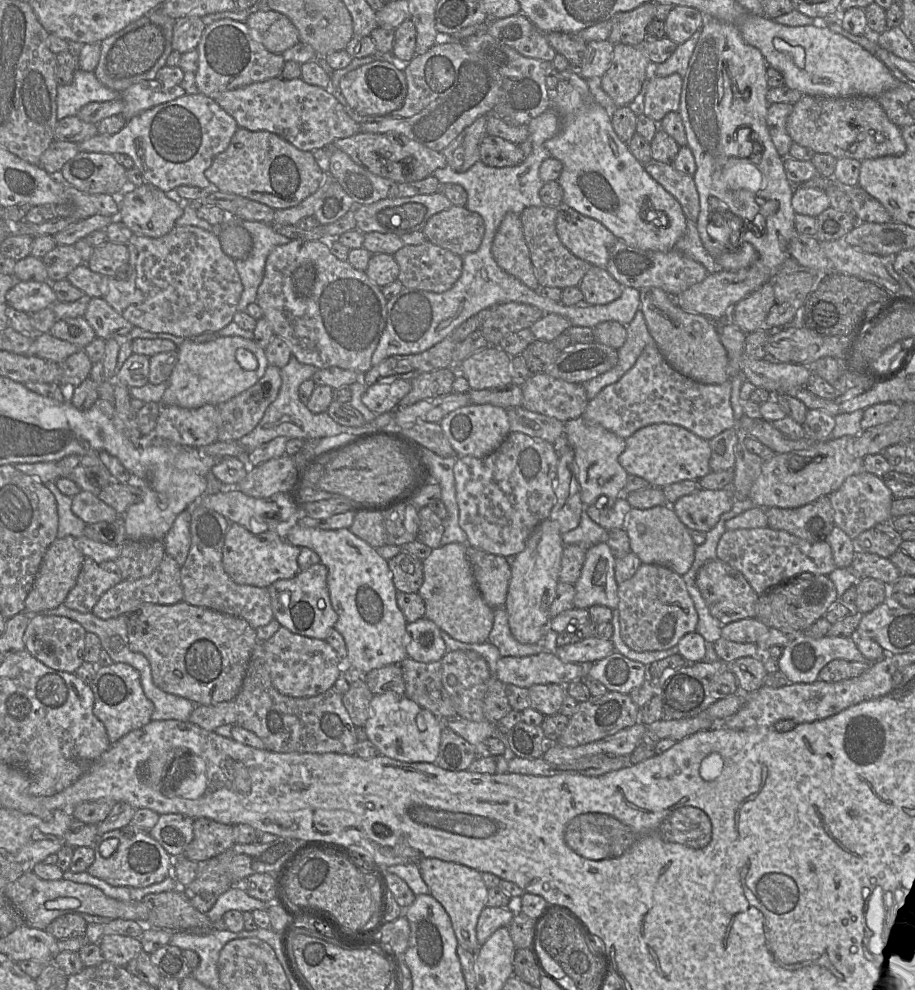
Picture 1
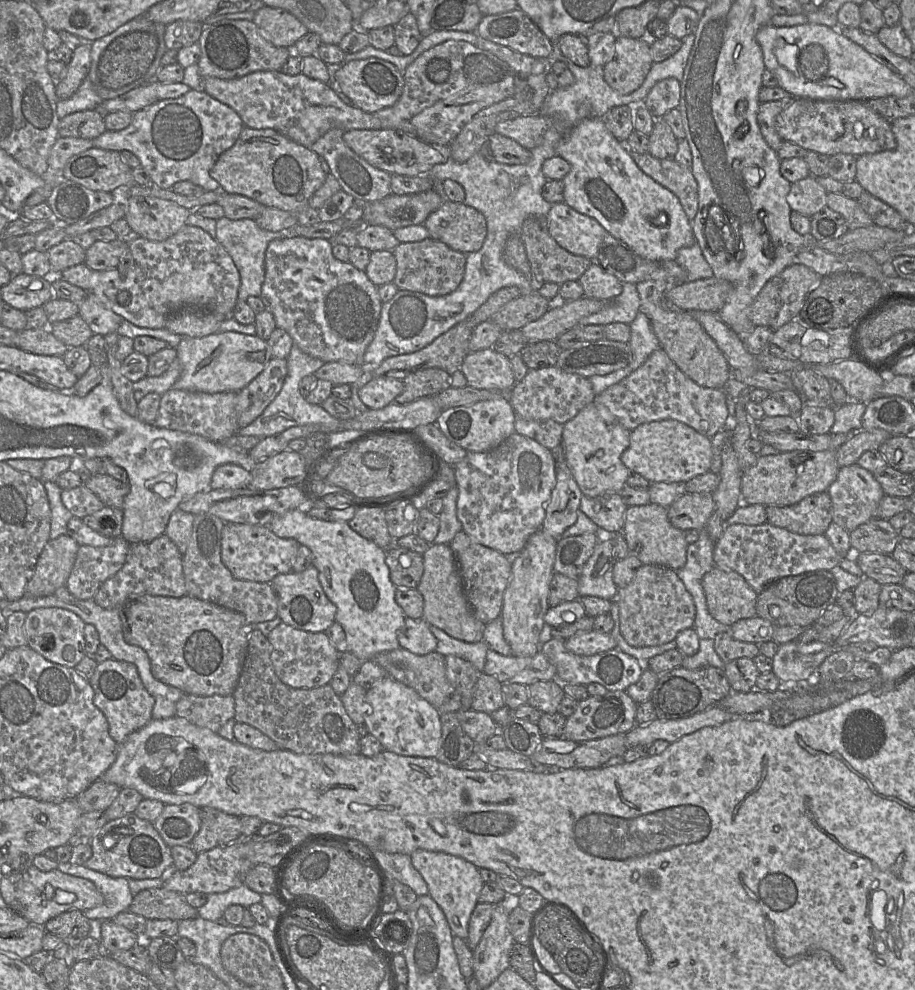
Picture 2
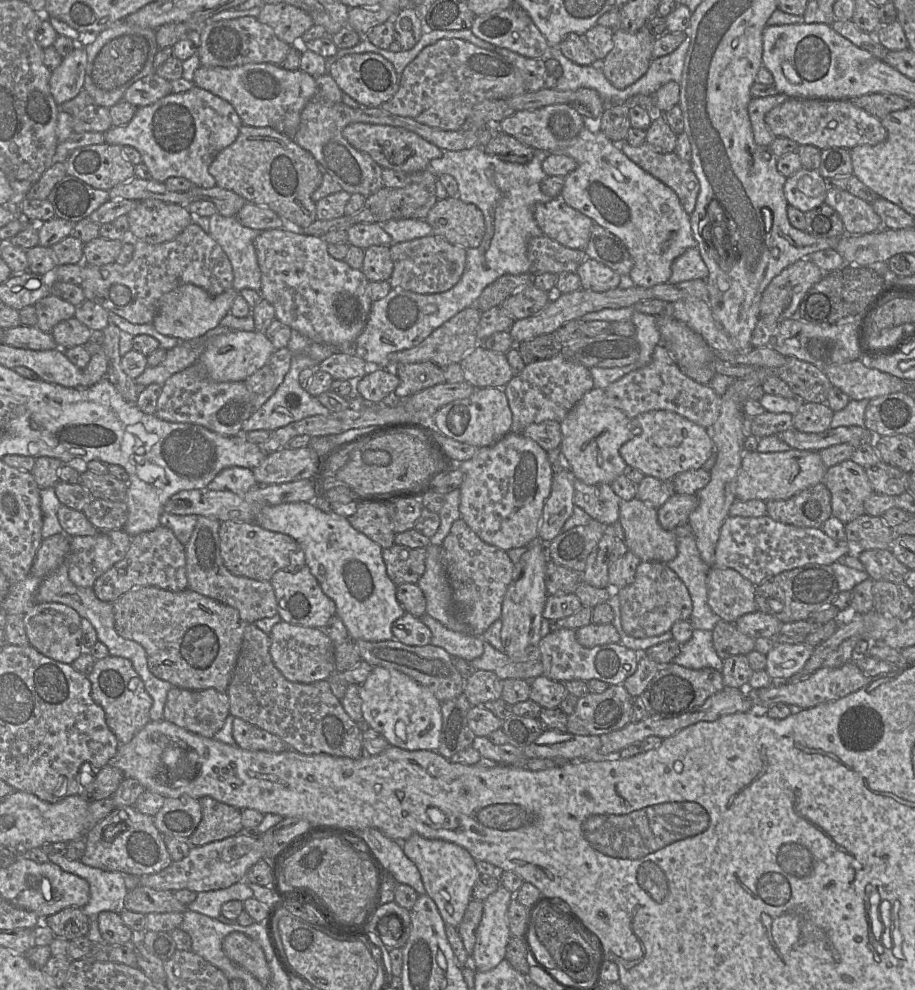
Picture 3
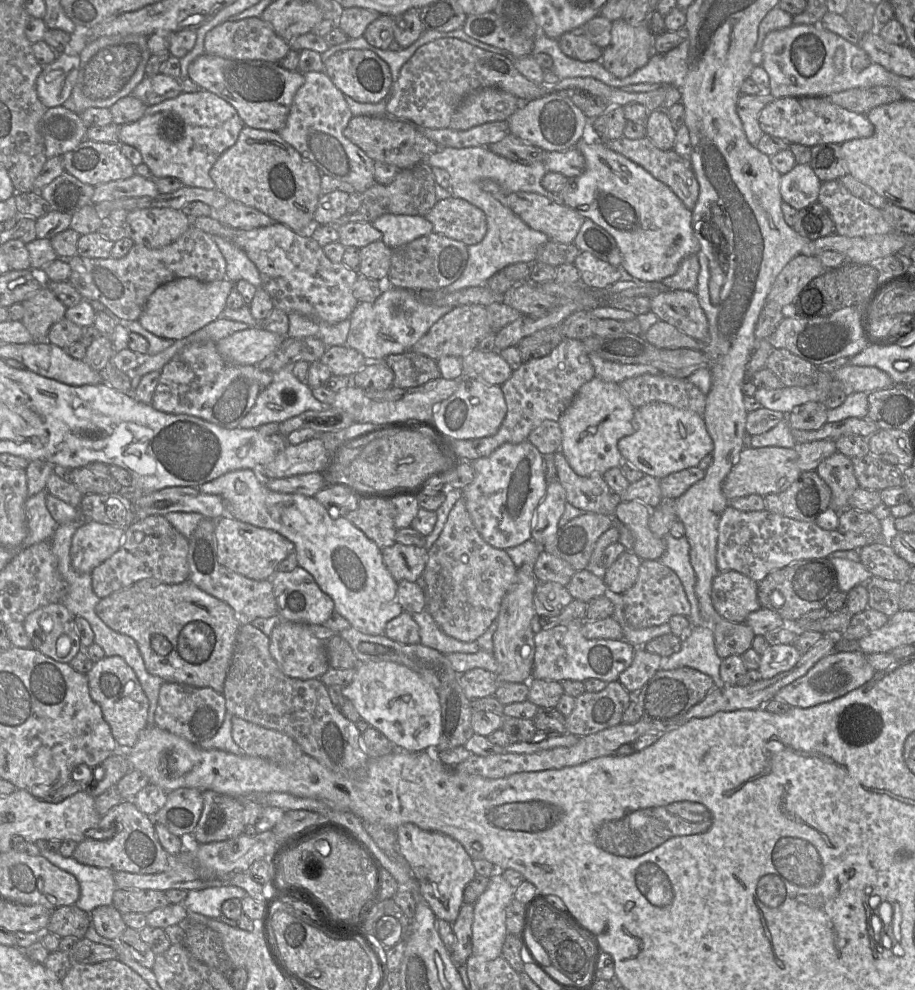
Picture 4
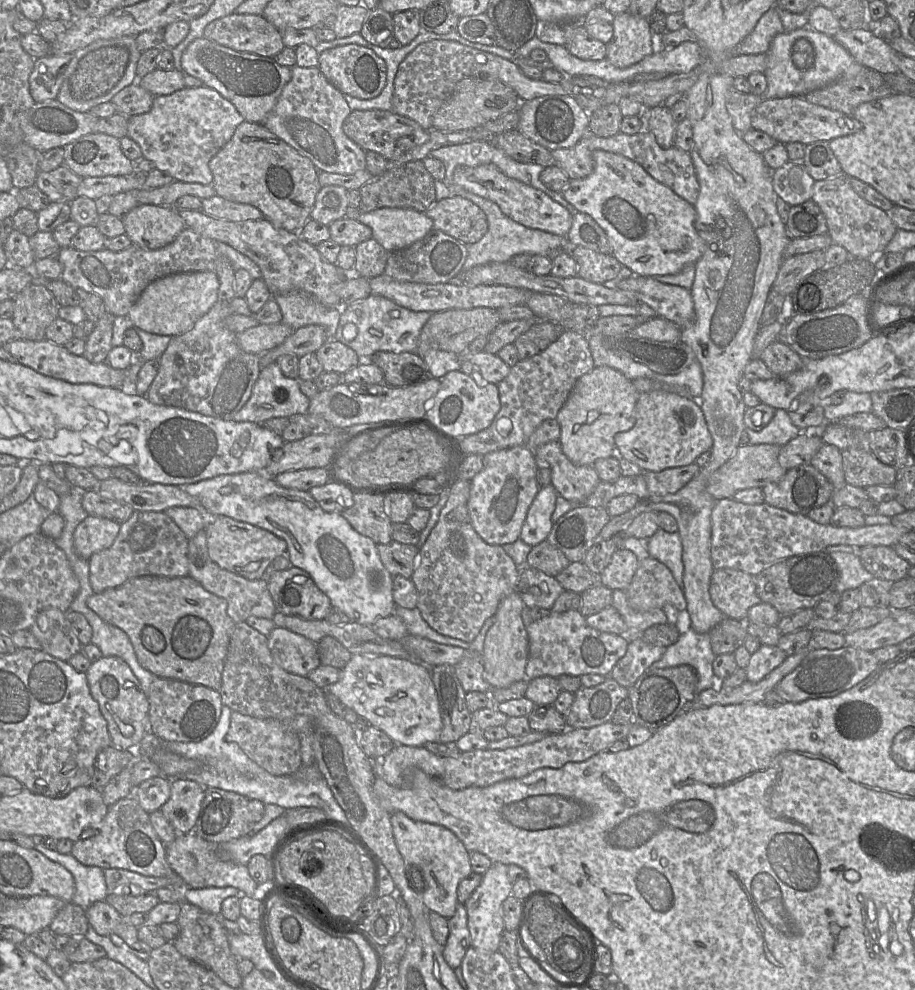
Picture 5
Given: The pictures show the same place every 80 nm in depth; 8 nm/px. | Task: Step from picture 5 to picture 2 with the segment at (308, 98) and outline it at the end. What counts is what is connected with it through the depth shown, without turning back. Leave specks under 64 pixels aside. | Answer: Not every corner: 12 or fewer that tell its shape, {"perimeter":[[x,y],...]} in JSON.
{"perimeter":[[332,128],[310,149],[341,190],[373,202],[391,192],[391,174],[375,168]]}

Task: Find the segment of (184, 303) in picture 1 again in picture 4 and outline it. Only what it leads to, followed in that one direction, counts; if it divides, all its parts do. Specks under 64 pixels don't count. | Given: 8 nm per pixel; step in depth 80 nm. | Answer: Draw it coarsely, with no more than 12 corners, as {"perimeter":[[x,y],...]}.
{"perimeter":[[190,228],[122,258],[69,258],[84,300],[138,320],[178,278],[226,278],[214,238]]}

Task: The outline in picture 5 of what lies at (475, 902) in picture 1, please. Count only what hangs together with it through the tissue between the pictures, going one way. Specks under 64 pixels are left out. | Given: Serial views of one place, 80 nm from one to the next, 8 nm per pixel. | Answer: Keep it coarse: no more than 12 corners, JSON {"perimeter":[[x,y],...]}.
{"perimeter":[[390,814],[426,910],[451,918],[469,852],[444,826]]}

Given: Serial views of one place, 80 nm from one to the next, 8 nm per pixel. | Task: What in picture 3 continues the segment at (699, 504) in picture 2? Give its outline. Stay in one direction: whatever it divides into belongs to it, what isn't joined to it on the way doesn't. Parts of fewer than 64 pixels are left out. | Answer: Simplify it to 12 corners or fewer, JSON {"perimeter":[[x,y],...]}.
{"perimeter":[[675,494],[657,509],[673,531],[697,508],[695,494]]}

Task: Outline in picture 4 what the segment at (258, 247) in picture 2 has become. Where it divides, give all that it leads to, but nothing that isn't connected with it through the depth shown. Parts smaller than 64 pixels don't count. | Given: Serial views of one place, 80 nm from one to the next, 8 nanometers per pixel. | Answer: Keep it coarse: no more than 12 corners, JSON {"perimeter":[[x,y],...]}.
{"perimeter":[[212,236],[226,261],[226,278],[262,287],[256,265],[246,253]]}

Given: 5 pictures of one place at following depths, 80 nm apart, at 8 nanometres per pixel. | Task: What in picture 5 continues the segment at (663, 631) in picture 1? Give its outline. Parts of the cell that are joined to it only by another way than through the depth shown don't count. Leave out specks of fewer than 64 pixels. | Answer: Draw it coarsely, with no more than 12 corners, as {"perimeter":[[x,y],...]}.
{"perimeter":[[639,561],[625,593],[640,612],[687,608],[670,569]]}

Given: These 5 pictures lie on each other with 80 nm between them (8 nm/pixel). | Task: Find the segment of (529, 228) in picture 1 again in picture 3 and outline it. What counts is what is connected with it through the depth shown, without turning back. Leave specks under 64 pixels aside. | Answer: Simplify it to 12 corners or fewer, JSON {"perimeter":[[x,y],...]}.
{"perimeter":[[546,235],[527,245],[530,273],[576,272],[588,258]]}

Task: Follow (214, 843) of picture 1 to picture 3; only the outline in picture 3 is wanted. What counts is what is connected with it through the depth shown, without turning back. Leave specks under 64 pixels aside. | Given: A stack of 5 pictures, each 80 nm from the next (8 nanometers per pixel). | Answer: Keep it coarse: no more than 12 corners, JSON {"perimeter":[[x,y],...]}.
{"perimeter":[[209,796],[191,847],[244,830],[240,809]]}

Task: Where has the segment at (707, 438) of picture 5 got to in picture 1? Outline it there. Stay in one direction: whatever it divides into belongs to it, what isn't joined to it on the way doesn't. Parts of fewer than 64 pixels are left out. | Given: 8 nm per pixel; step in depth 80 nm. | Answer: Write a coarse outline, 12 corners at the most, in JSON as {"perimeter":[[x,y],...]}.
{"perimeter":[[651,424],[625,440],[628,474],[663,488],[711,472],[709,442]]}

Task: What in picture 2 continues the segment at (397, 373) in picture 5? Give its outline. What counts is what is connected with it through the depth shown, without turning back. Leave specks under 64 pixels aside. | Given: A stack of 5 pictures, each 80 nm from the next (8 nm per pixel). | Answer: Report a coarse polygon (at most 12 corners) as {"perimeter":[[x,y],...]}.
{"perimeter":[[440,368],[408,374],[394,402],[407,404],[449,388],[451,374]]}

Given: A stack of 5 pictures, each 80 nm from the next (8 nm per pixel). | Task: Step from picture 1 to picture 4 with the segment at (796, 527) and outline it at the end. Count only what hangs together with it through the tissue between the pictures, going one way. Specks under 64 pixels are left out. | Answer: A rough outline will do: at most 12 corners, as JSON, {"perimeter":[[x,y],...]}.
{"perimeter":[[816,471],[764,496],[765,509],[815,522],[832,491]]}

